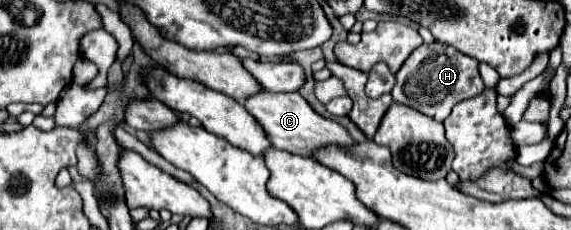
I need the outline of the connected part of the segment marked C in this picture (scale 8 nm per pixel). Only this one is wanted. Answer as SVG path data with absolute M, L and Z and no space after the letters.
M261 90L261 94L253 94L253 98L247 98L243 102L243 106L257 120L257 124L263 128L269 142L279 150L287 150L291 154L301 154L301 156L311 156L311 152L319 146L353 144L353 138L349 136L349 132L341 124L319 116L299 92L273 94L273 92Z

